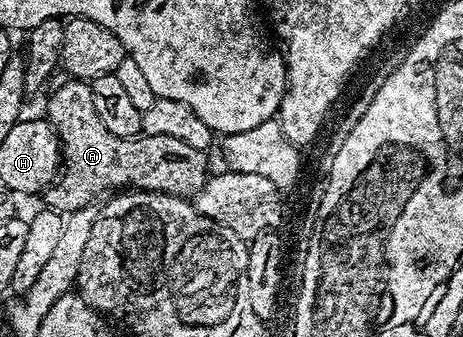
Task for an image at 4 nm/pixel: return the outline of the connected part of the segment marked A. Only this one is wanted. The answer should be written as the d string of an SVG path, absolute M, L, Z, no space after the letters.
M65 79L50 96L46 104L47 121L56 130L61 146L62 169L59 178L43 191L45 207L65 216L79 208L93 205L98 196L105 197L113 192L126 189L151 190L161 194L172 194L175 198L191 199L210 181L208 170L208 154L198 148L190 148L182 140L174 136L140 134L135 138L124 138L114 135L106 128L106 124L99 119L95 110L94 94L91 83L83 79Z

